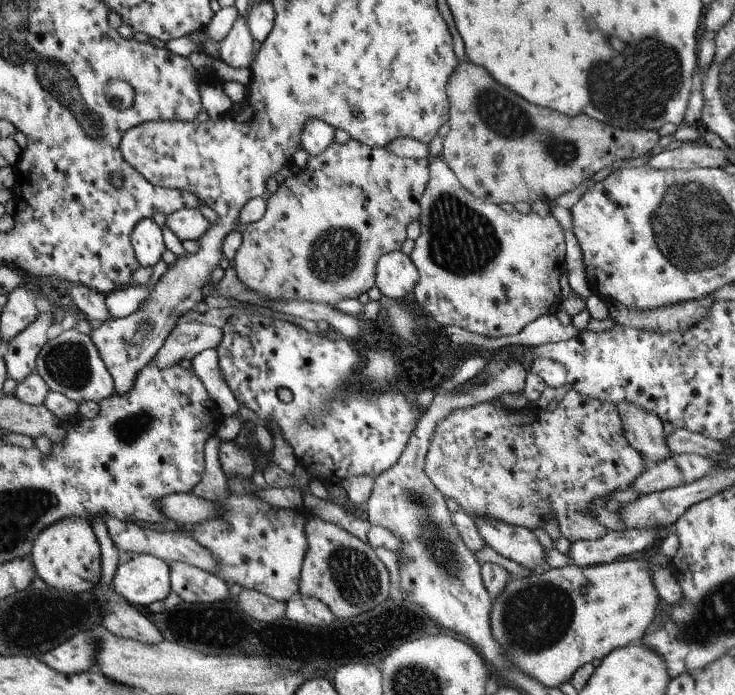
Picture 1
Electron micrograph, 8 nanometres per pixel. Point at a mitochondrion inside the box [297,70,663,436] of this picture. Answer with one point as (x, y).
(461, 240)

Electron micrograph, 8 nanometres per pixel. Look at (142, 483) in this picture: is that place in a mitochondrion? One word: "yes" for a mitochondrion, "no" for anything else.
no

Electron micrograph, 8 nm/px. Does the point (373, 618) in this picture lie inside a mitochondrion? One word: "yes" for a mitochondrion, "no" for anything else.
yes

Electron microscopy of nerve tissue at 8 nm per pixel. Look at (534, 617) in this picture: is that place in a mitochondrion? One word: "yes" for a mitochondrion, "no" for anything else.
yes

